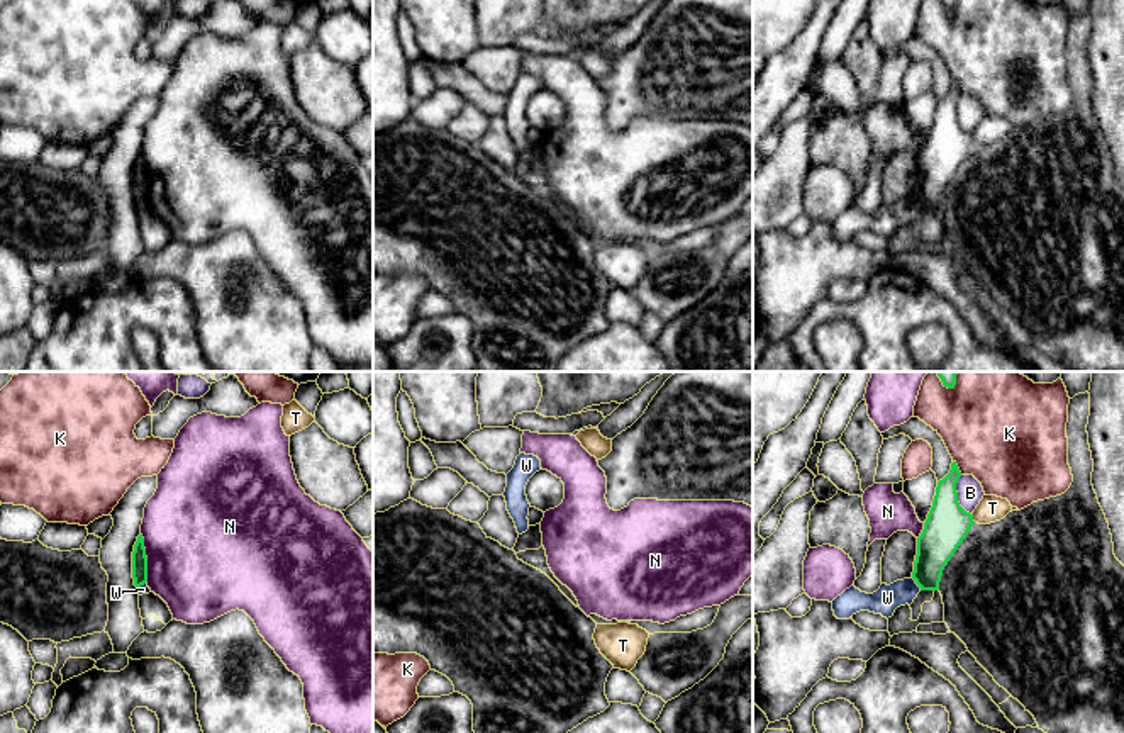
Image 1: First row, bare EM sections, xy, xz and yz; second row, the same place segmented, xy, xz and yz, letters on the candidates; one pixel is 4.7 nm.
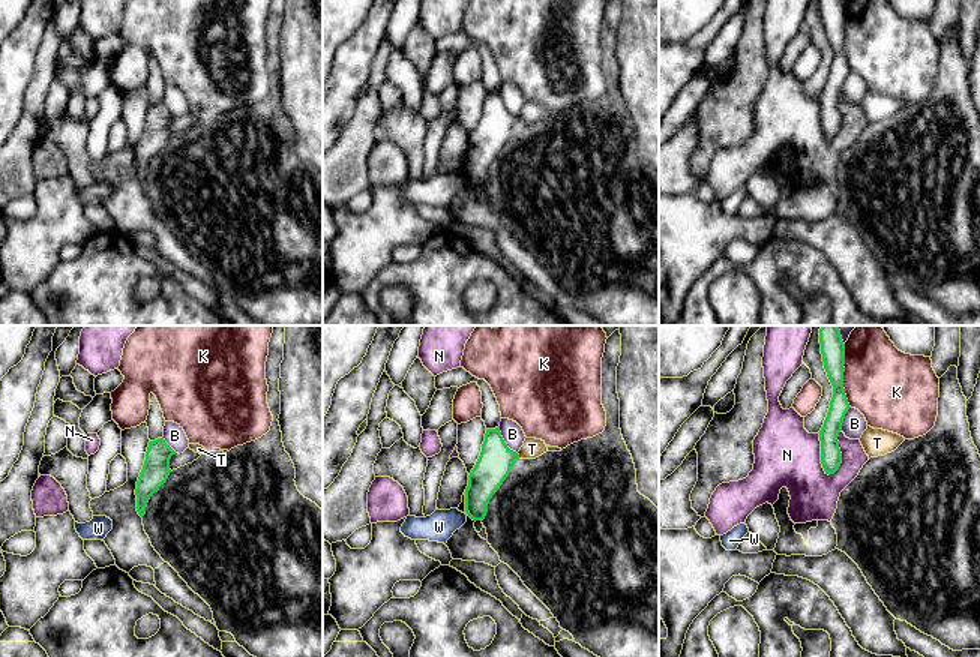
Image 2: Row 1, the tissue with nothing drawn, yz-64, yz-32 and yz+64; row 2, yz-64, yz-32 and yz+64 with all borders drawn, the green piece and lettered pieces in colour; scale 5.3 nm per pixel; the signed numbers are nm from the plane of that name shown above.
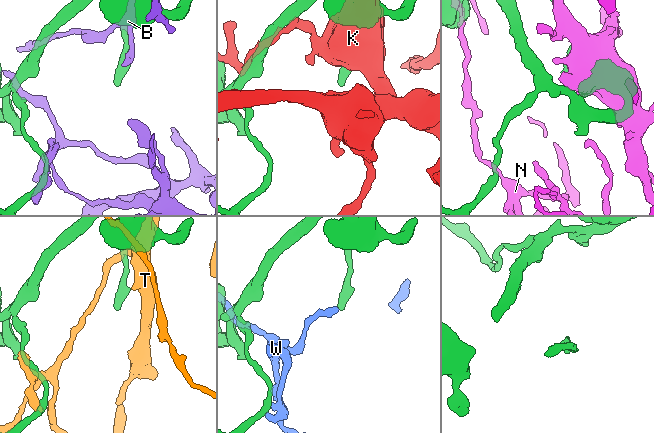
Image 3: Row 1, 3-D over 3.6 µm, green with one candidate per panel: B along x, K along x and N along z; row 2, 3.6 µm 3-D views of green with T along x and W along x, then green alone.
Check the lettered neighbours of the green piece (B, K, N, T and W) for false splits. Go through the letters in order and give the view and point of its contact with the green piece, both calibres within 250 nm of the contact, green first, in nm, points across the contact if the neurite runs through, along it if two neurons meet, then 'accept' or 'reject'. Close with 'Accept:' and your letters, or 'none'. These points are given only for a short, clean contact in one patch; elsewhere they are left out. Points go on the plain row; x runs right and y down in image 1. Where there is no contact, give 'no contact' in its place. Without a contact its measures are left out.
B: yz (957, 116) | 200/120 nm | reject
K: yz (957, 87) | 180/480 nm | reject
N: xy (146, 179) | 80/500 nm | reject
T: yz (972, 138) | 200/120 nm | reject
W: yz (916, 202) | 190/120 nm | reject
Accept: none

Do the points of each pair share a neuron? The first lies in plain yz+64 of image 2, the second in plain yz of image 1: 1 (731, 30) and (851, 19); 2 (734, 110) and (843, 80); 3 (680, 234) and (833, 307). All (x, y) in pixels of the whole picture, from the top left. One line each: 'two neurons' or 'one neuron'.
1: one neuron
2: two neurons
3: two neurons

